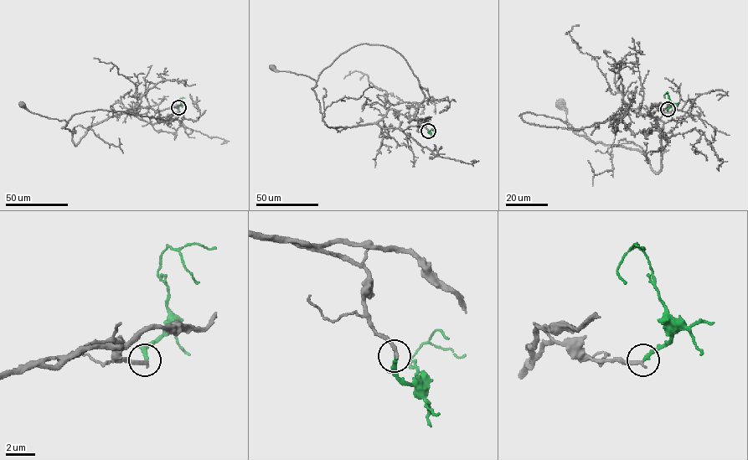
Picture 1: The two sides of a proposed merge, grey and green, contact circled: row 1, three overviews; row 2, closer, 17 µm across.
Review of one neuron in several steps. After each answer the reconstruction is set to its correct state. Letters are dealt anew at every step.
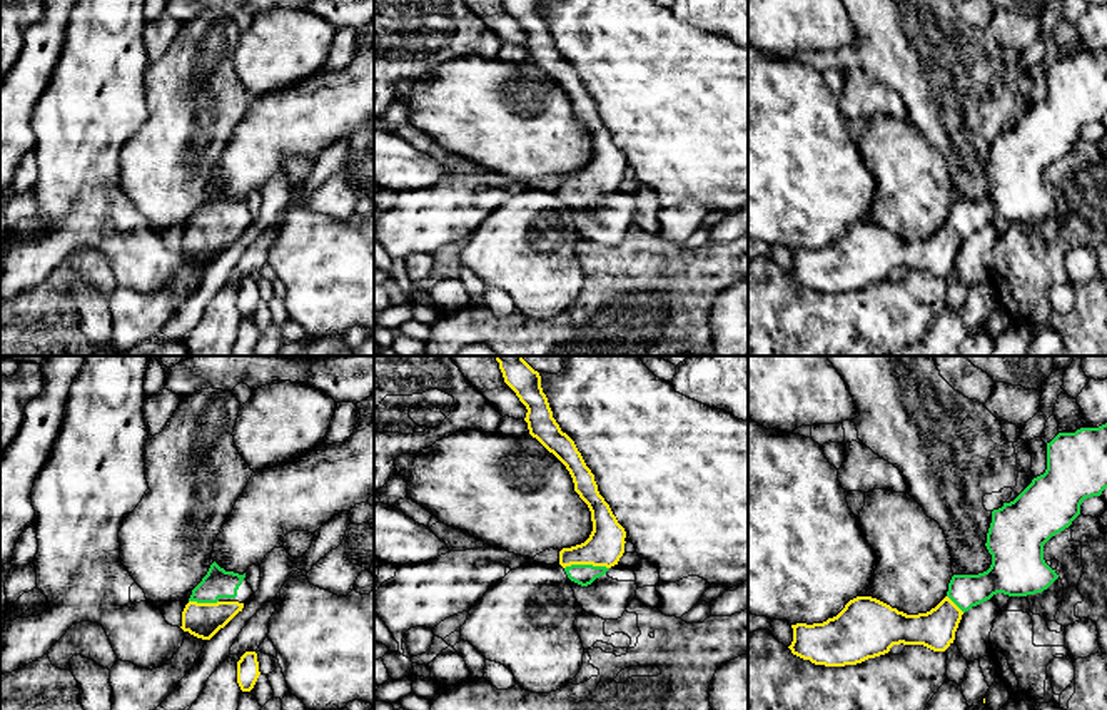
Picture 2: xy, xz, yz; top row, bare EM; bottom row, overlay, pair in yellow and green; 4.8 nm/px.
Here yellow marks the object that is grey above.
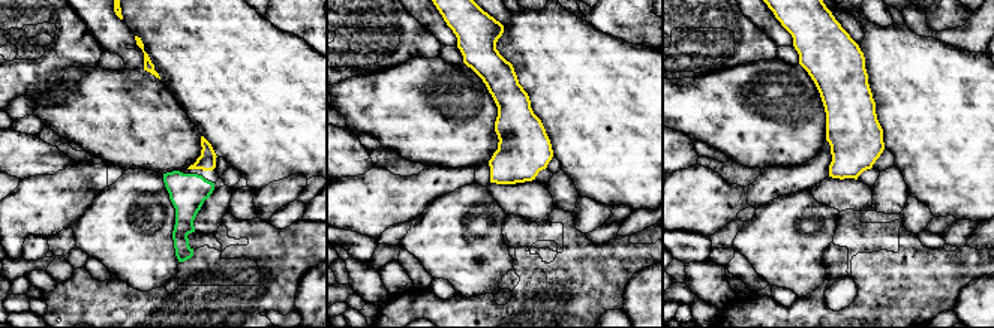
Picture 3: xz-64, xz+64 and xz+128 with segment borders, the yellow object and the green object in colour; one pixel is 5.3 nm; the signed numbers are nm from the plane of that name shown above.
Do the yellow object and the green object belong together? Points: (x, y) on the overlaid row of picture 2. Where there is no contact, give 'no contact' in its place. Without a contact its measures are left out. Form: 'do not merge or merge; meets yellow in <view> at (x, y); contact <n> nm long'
merge; meets yellow in xz at (586, 563); contact 220 nm long

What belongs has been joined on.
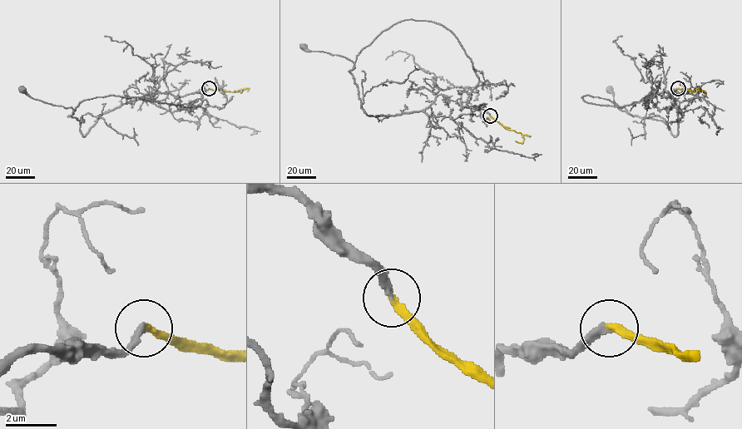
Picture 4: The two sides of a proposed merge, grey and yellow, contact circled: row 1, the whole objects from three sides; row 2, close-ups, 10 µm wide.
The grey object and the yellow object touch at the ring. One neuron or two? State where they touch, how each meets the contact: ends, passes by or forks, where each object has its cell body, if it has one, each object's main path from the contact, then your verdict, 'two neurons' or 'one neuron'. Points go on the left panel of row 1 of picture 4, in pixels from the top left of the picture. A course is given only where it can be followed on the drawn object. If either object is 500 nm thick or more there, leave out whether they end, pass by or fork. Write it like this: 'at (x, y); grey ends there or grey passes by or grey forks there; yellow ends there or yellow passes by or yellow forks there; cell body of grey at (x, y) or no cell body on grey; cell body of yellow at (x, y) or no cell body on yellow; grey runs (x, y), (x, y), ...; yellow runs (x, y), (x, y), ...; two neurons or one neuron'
at (209, 88); grey ends there; yellow ends there; cell body of grey at (22, 89); no cell body on yellow; grey runs (209, 88), (122, 103), (105, 112), (84, 136), (80, 121), (68, 115), (71, 107), (32, 99), (22, 90); yellow runs (209, 88), (234, 91); one neuron

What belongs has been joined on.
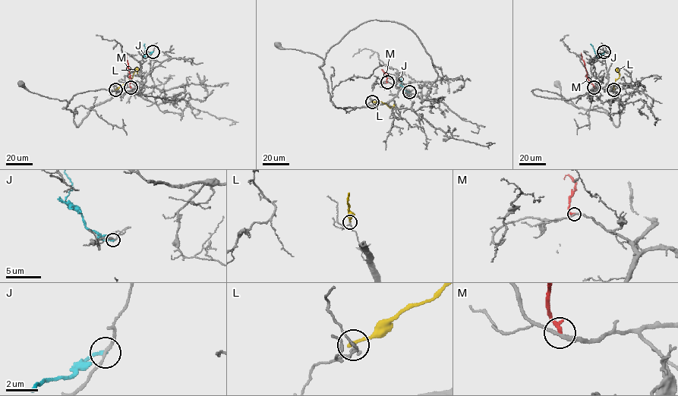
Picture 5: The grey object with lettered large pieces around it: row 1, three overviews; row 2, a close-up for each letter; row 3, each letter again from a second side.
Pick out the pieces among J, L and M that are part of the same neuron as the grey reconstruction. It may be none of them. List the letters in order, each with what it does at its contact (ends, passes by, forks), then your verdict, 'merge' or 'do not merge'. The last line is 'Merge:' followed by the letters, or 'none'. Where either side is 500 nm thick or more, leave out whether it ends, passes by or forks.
J: it ends there; do not merge
L: it ends there; do not merge
M: it ends there; do not merge
Merge: none

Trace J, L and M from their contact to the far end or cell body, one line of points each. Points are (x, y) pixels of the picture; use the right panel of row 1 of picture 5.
J: (604, 51), (597, 55), (590, 44)
L: (613, 89), (613, 83), (619, 76), (616, 68), (619, 73)
M: (594, 87), (587, 76), (581, 53)

